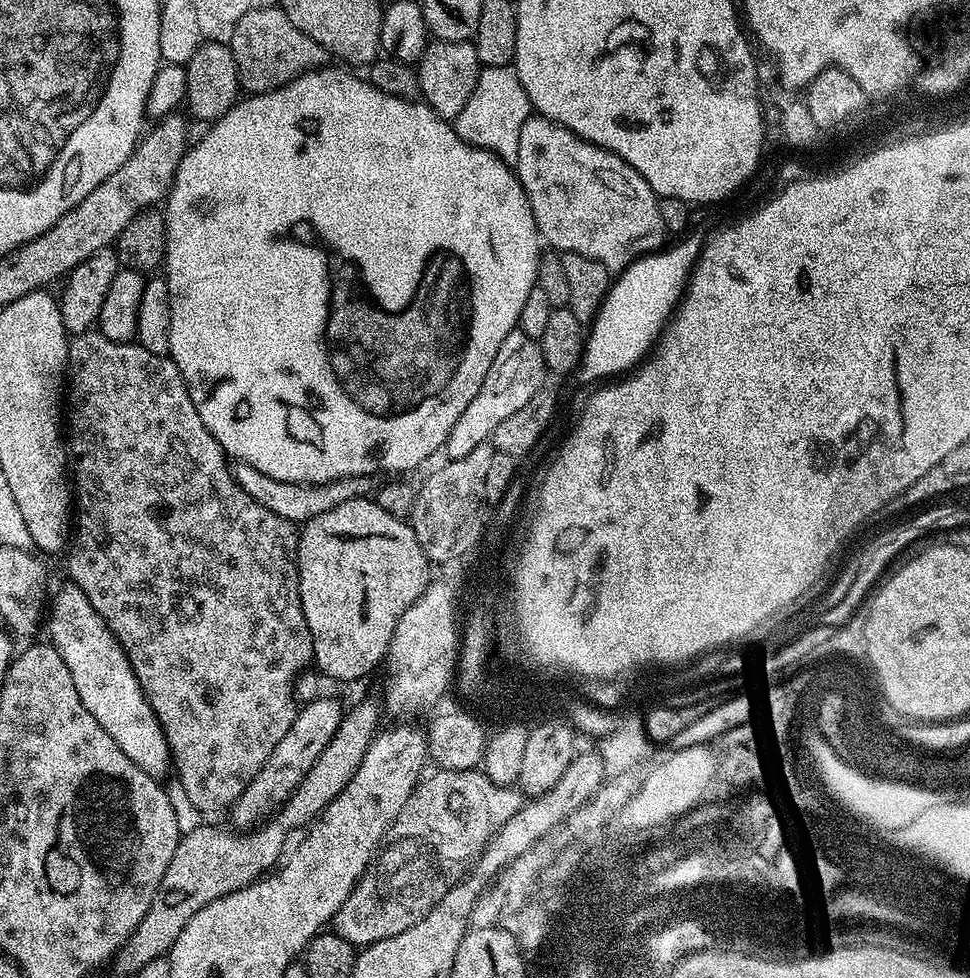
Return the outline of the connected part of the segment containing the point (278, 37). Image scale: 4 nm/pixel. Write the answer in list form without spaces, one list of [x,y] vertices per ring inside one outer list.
[[[261,6],[242,14],[242,18],[238,18],[238,26],[234,26],[230,47],[237,63],[239,87],[248,94],[272,92],[286,86],[303,72],[325,67],[330,60],[327,50],[318,46],[314,38],[302,34],[302,30],[290,22],[284,9],[279,6]]]

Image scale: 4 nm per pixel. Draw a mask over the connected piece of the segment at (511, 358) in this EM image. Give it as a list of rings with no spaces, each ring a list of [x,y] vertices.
[[[519,330],[506,334],[502,346],[498,346],[498,354],[494,354],[494,362],[490,362],[490,370],[486,370],[486,378],[482,378],[482,386],[478,386],[478,394],[474,394],[474,402],[462,410],[458,422],[450,429],[443,455],[448,460],[466,458],[477,446],[489,443],[498,425],[545,387],[544,376],[546,369],[539,343]]]

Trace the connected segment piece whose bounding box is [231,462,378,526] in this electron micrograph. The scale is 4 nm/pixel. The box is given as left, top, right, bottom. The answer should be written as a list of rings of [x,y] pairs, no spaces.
[[[236,462],[231,465],[231,469],[238,486],[242,486],[242,490],[246,490],[254,502],[266,506],[266,510],[278,514],[278,518],[286,518],[297,526],[318,518],[318,514],[326,514],[326,510],[334,510],[334,506],[342,506],[342,502],[371,497],[378,487],[376,476],[347,476],[325,484],[295,484],[270,478],[270,474],[262,474],[262,470],[254,470],[254,466],[249,464]]]

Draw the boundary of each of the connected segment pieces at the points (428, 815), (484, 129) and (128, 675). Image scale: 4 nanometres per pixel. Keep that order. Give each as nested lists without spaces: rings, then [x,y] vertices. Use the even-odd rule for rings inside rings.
[[[437,769],[436,774],[427,779],[425,777],[412,792],[410,798],[406,800],[405,806],[398,814],[398,818],[388,828],[383,836],[382,842],[376,847],[372,860],[364,868],[363,875],[360,876],[359,882],[356,883],[354,890],[351,891],[350,897],[346,898],[346,902],[339,907],[332,919],[332,930],[337,936],[346,938],[353,947],[368,947],[382,938],[393,937],[394,934],[400,934],[403,930],[408,930],[415,923],[420,922],[438,904],[450,889],[456,885],[462,877],[468,873],[473,865],[476,864],[478,858],[482,855],[485,847],[492,840],[494,834],[505,824],[506,820],[512,818],[524,803],[523,795],[515,788],[509,786],[498,786],[492,783],[483,771],[477,769],[468,769],[466,771],[450,771],[448,769]]]
[[[481,67],[478,82],[474,90],[470,90],[470,98],[466,98],[466,106],[462,106],[460,113],[454,117],[454,127],[467,144],[492,152],[499,160],[512,166],[518,158],[522,122],[526,122],[526,118],[533,115],[533,112],[532,103],[528,100],[526,90],[522,90],[522,82],[515,67]]]
[[[64,582],[64,585],[57,590],[56,597],[54,595],[51,597],[50,611],[46,616],[46,628],[47,624],[47,639],[54,646],[54,650],[58,650],[58,654],[62,654],[62,662],[66,662],[66,670],[70,670],[70,678],[74,678],[74,690],[78,690],[78,698],[82,698],[82,706],[86,706],[86,710],[90,710],[90,714],[94,714],[98,726],[102,726],[102,730],[106,730],[106,734],[110,734],[110,738],[114,738],[114,742],[118,742],[122,754],[126,754],[126,758],[130,758],[130,762],[134,762],[142,770],[146,770],[146,774],[150,774],[155,780],[163,781],[164,775],[167,772],[169,775],[170,769],[173,767],[172,751],[168,748],[166,734],[162,730],[122,646],[114,638],[114,634],[108,629],[102,616],[94,610],[94,606],[90,606],[90,598],[86,598],[86,594],[82,594],[82,590],[77,584]]]

